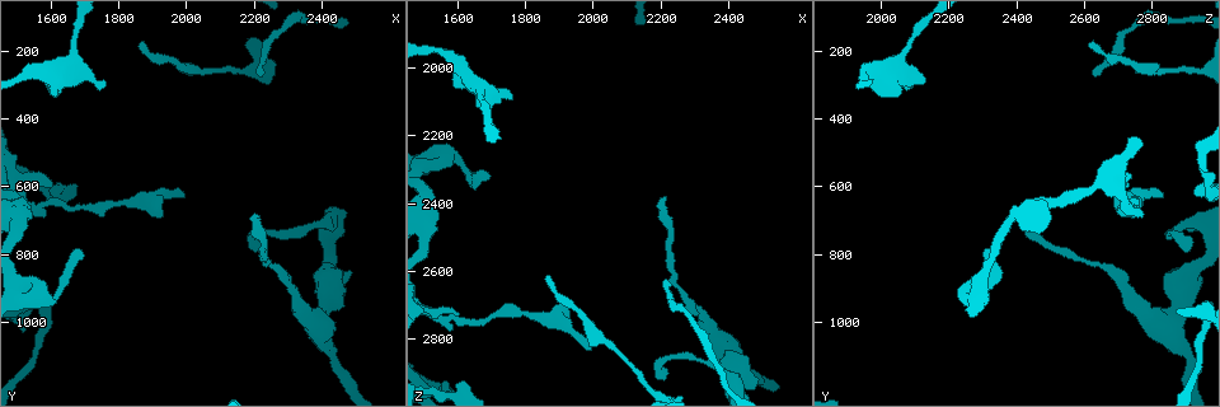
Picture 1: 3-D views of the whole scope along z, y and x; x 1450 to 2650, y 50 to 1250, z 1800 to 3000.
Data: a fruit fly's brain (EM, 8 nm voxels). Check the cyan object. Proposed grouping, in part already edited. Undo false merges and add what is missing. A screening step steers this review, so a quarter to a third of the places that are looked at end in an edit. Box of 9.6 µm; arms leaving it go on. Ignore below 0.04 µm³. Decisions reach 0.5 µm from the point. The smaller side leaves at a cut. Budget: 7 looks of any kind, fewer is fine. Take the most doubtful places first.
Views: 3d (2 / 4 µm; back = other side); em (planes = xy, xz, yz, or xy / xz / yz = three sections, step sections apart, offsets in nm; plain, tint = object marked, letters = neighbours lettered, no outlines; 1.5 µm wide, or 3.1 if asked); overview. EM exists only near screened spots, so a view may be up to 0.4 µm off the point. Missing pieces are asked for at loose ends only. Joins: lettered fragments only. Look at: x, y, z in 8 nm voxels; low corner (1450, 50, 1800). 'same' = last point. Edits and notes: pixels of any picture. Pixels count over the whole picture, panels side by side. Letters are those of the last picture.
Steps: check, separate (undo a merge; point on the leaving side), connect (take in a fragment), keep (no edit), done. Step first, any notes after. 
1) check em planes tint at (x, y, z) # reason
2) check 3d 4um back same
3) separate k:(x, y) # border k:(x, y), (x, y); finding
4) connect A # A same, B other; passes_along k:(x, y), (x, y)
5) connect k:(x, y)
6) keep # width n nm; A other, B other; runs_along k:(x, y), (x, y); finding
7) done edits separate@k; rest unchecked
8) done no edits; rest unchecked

check em planes letters at (1870, 180, 2620) # tapers out

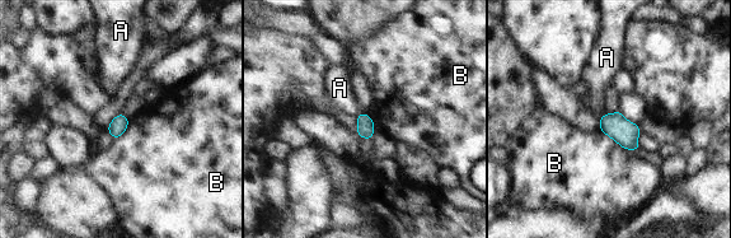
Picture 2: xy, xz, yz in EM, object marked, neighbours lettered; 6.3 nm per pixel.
keep # A other, B other; border 2:(365, 111), (356, 116); no lettered fragment goes on from it

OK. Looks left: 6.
check em planes letters at (1770, 290, 2100) # branch stops here

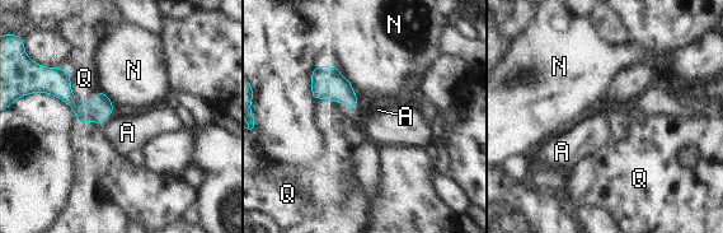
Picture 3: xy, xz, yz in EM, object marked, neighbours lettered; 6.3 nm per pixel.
keep # A other, N other, Q other; border 3:(336, 65), (351, 84), (356, 96); none of them fits

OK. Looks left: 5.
check em planes tint at (1990, 630, 2840) # long arm stops here

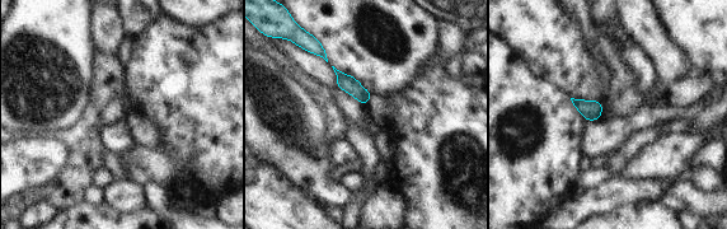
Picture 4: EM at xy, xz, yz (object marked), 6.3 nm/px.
check em planes letters same # what lies round it

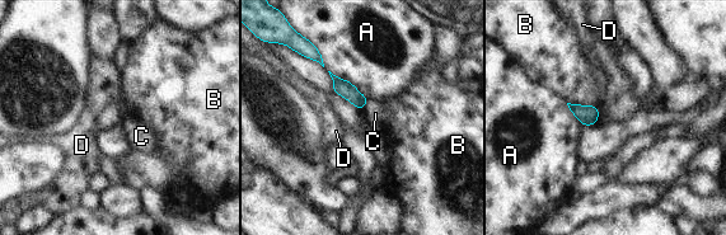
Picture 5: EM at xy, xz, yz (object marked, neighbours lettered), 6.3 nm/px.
keep # A other, B other, C other, D other; border 5:(369, 99), (362, 111); none of them fits

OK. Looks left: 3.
done no edits; rest unchecked

